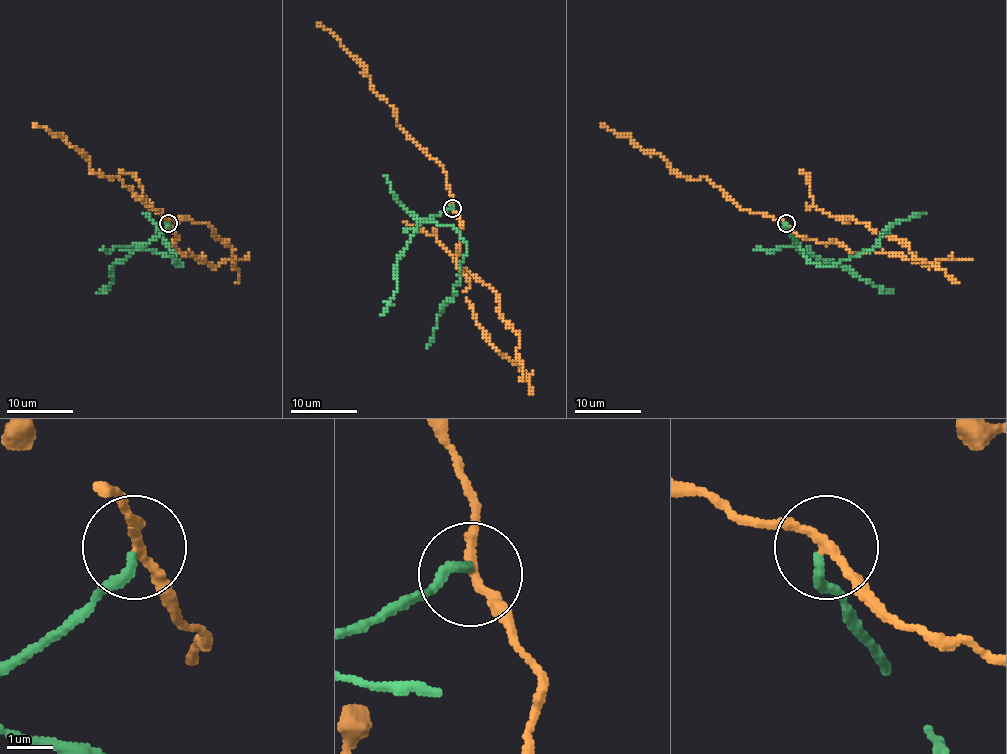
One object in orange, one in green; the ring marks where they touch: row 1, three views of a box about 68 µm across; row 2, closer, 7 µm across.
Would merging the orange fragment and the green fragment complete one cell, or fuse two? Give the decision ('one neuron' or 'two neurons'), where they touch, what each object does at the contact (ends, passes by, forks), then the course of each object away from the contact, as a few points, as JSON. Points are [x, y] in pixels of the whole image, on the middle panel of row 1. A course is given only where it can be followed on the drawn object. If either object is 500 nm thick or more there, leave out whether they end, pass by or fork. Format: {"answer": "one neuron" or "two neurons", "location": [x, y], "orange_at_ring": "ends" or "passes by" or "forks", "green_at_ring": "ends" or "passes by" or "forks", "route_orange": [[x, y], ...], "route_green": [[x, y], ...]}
{"answer": "two neurons", "location": [452, 208], "orange_at_ring": "passes by", "green_at_ring": "ends", "route_orange": [[452, 208], [469, 305], [512, 360], [519, 340], [497, 295], [432, 234], [403, 223]], "route_green": [[452, 208], [429, 221], [452, 226], [466, 244], [466, 252], [459, 282], [437, 317], [427, 347]]}

